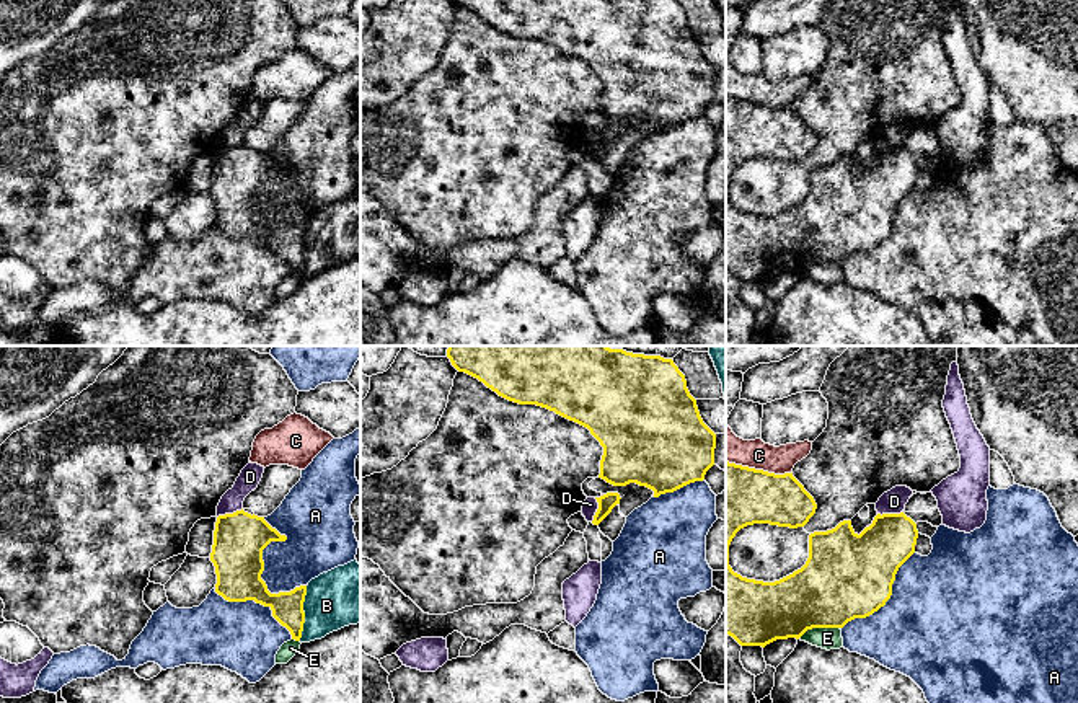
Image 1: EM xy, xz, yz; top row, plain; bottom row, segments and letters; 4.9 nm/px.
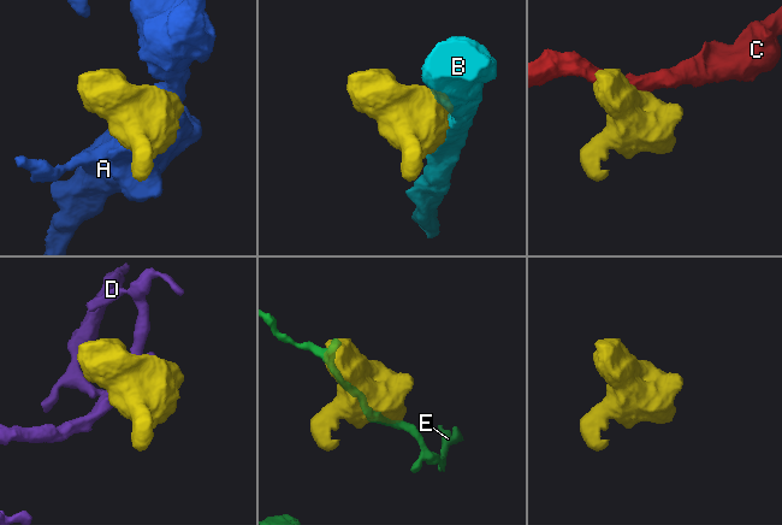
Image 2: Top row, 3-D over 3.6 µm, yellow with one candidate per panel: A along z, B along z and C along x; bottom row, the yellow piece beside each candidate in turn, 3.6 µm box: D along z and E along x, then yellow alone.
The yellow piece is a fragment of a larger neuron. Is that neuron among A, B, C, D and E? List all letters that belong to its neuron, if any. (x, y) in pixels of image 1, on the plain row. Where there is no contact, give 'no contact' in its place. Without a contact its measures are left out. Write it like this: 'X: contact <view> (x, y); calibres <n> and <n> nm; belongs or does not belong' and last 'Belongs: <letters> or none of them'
A: contact xy (263, 199); calibres 260 and 260 nm; does not belong
B: contact xy (304, 248); calibres 160 and 300 nm; does not belong
C: contact yz (759, 105); calibres 340 and 150 nm; does not belong
D: contact xy (229, 149); calibres 260 and 110 nm; does not belong
E: contact yz (817, 261); calibres 380 and 110 nm; does not belong
Belongs: none of them

